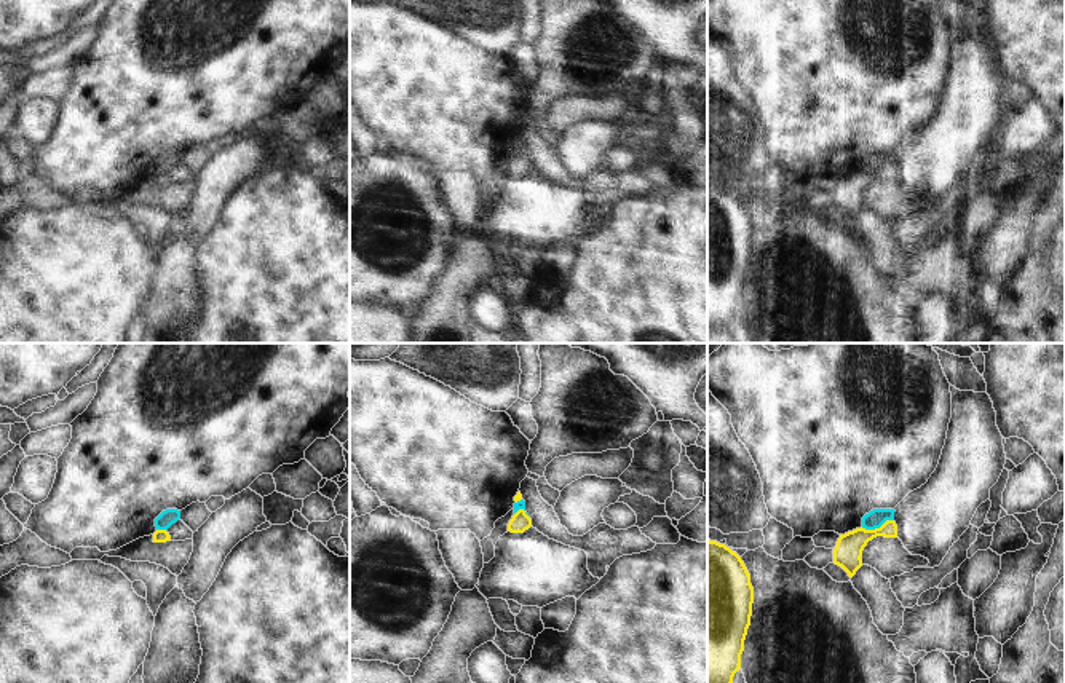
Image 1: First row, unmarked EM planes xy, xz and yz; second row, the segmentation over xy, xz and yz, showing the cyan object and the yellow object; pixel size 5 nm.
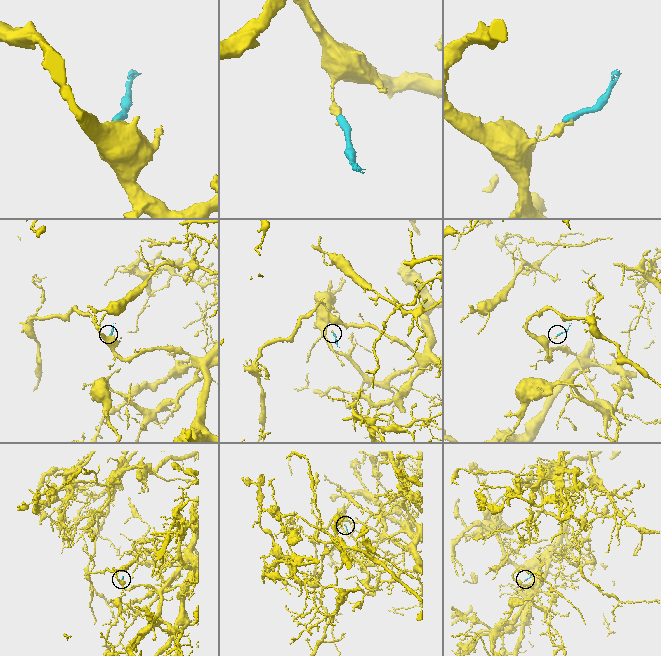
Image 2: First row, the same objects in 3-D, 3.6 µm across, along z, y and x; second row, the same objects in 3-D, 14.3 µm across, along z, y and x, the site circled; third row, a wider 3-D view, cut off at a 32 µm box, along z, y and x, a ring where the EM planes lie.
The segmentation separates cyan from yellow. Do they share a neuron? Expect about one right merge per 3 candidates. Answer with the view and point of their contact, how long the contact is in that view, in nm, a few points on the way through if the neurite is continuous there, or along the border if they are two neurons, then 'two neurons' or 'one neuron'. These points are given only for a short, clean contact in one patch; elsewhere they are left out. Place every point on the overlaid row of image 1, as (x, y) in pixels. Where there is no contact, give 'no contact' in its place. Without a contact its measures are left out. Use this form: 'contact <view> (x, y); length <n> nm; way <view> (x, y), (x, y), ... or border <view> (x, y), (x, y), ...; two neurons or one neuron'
contact yz (877, 527); length 170 nm; border yz (893, 519), (874, 529), (861, 527); two neurons

